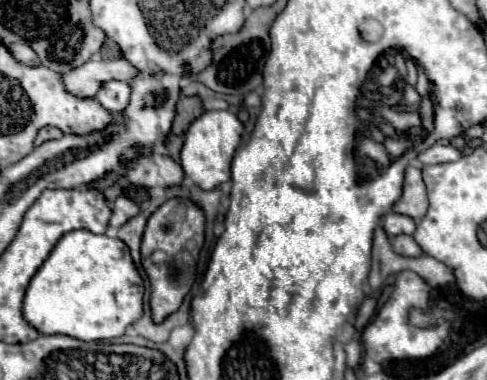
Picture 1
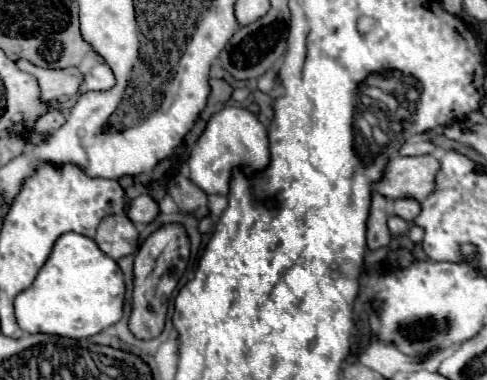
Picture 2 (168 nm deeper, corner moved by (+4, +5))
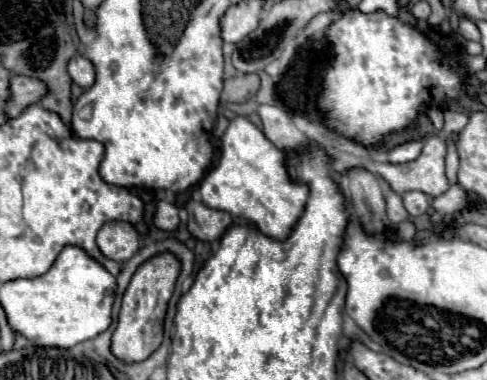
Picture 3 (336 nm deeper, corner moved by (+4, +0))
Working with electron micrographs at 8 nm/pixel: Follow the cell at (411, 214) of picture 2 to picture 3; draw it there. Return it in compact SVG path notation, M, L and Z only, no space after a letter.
M411 191L411 193L403 195L403 205L405 205L405 209L407 209L407 213L411 217L419 217L419 215L427 213L427 209L429 209L429 197L425 193Z

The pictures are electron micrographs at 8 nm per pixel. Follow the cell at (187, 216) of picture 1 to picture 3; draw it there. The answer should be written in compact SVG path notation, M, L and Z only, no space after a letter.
M165 251L165 253L159 253L151 259L147 259L135 271L135 275L133 275L133 279L131 279L131 283L123 295L123 303L121 303L121 311L119 311L119 323L117 323L117 329L113 333L113 341L111 341L111 351L119 359L143 361L153 351L159 349L159 345L163 341L163 319L165 319L167 303L173 295L179 271L181 271L181 263L171 251Z

